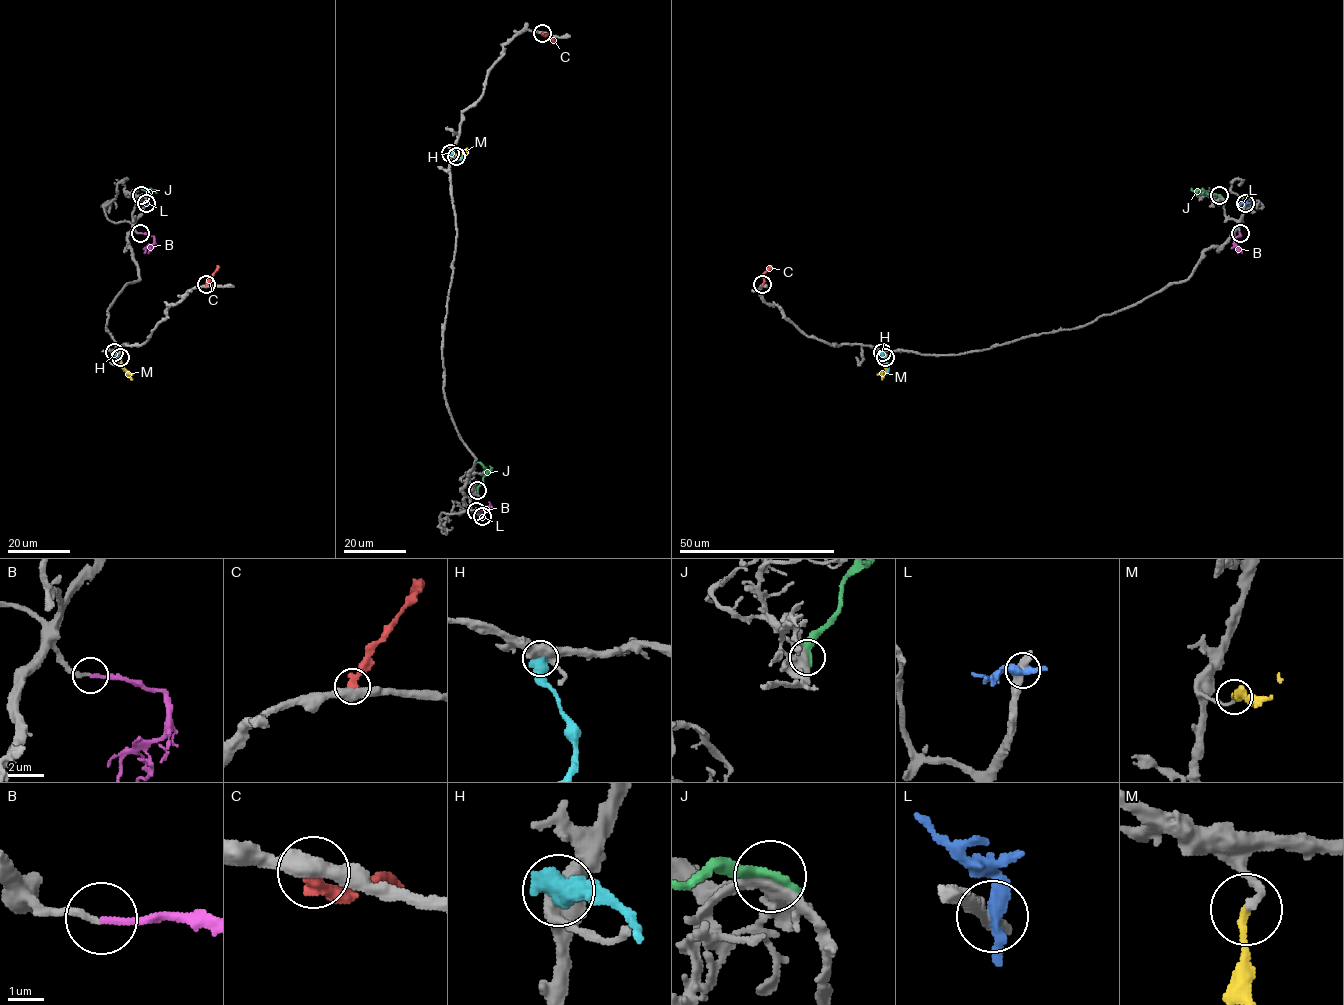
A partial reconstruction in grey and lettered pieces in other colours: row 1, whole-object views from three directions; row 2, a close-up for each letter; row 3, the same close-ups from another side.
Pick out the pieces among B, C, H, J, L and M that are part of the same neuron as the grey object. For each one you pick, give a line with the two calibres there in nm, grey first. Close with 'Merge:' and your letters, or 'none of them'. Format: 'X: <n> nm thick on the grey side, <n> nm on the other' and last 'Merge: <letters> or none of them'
B: 220 nm thick on the grey side, 190 nm on the other
M: 180 nm thick on the grey side, 200 nm on the other
Merge: B, M

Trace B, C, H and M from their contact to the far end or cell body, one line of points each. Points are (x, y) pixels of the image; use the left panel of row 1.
B: (140, 233), (153, 236), (153, 243), (144, 253)
C: (206, 284), (218, 265)
H: (114, 352), (127, 374)
M: (120, 357), (120, 364), (131, 375)

